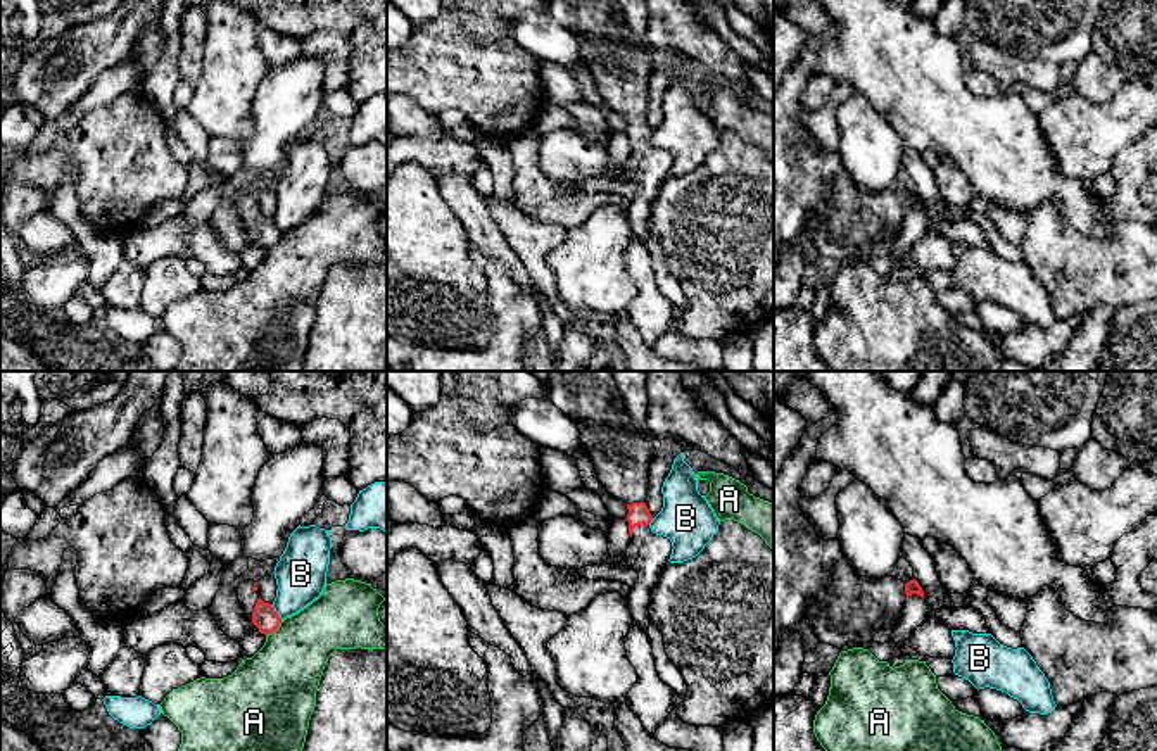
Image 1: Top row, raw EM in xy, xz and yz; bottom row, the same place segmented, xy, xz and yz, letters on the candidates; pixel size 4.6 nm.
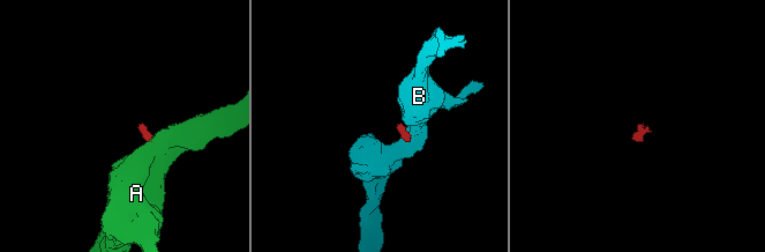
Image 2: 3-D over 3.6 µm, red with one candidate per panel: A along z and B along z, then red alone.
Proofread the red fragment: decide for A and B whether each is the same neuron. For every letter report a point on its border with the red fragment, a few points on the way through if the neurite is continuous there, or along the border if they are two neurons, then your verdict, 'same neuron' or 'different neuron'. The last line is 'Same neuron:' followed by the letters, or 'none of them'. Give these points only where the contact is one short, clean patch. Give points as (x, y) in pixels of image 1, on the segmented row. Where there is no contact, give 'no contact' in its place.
A: contact xy (275, 629); border xy (282, 620), (266, 636); different neuron
B: contact xy (275, 612); border xy (271, 605), (282, 618); different neuron
Same neuron: none of them

